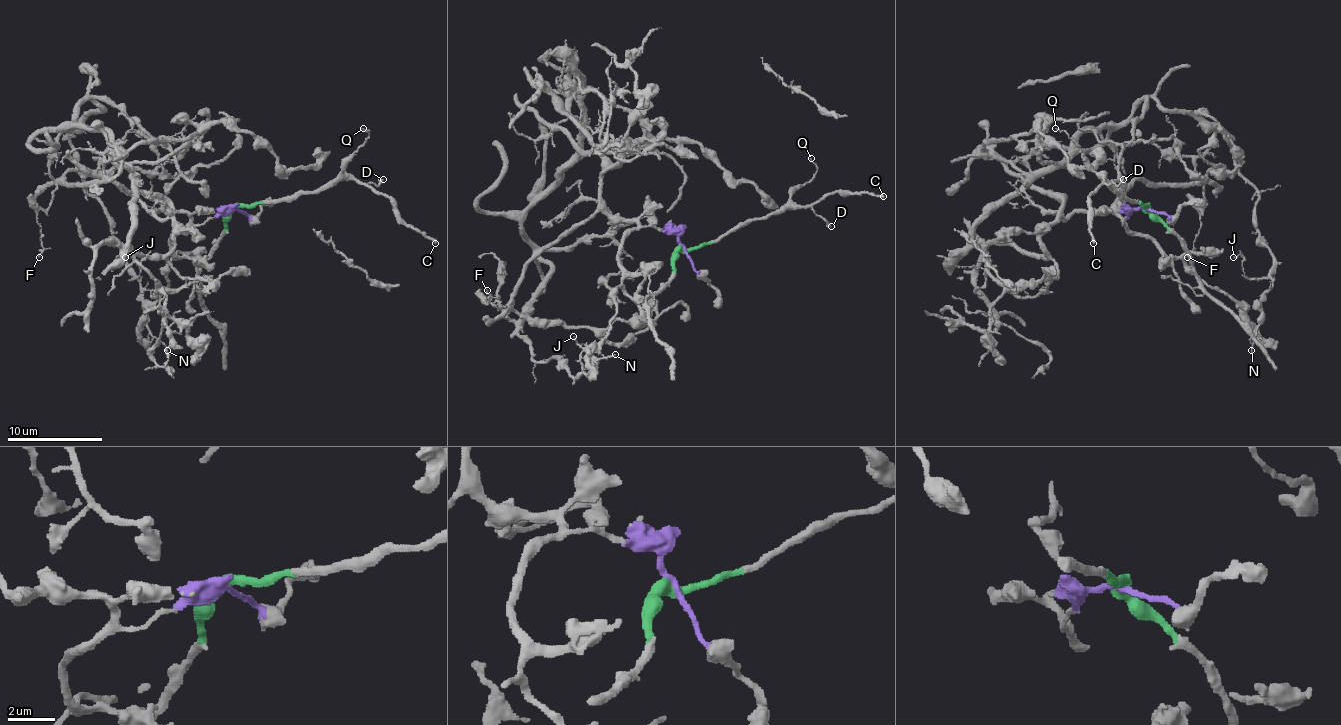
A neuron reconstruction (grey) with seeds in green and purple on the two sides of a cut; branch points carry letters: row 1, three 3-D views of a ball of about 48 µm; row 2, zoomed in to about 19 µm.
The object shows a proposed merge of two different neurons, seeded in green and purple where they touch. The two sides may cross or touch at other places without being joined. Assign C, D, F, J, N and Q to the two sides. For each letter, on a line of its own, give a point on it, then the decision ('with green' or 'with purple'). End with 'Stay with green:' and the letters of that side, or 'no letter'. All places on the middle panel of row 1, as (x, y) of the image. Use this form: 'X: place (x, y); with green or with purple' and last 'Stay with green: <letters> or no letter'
C: place (883, 196); with green
D: place (831, 226); with green
F: place (487, 290); with purple
J: place (573, 336); with purple
N: place (615, 354); with purple
Q: place (811, 158); with green
Stay with green: C, D, Q

